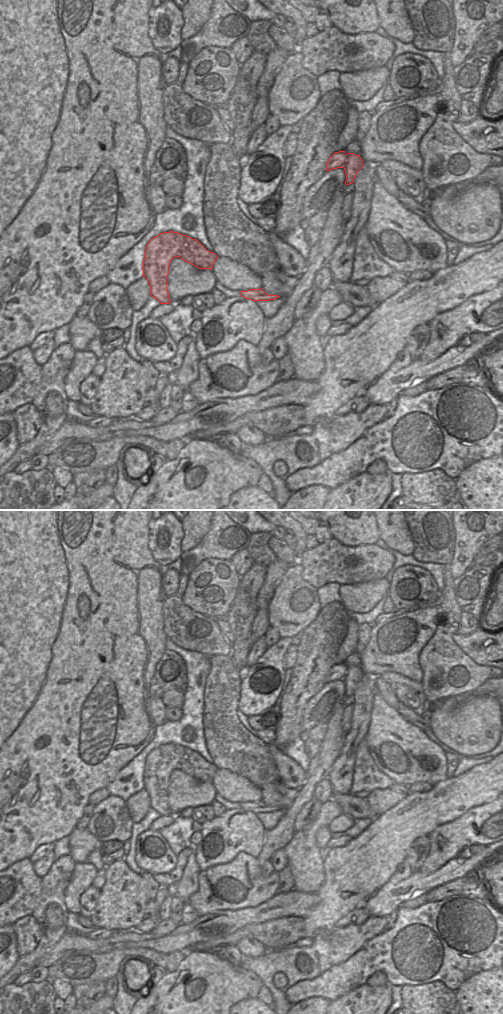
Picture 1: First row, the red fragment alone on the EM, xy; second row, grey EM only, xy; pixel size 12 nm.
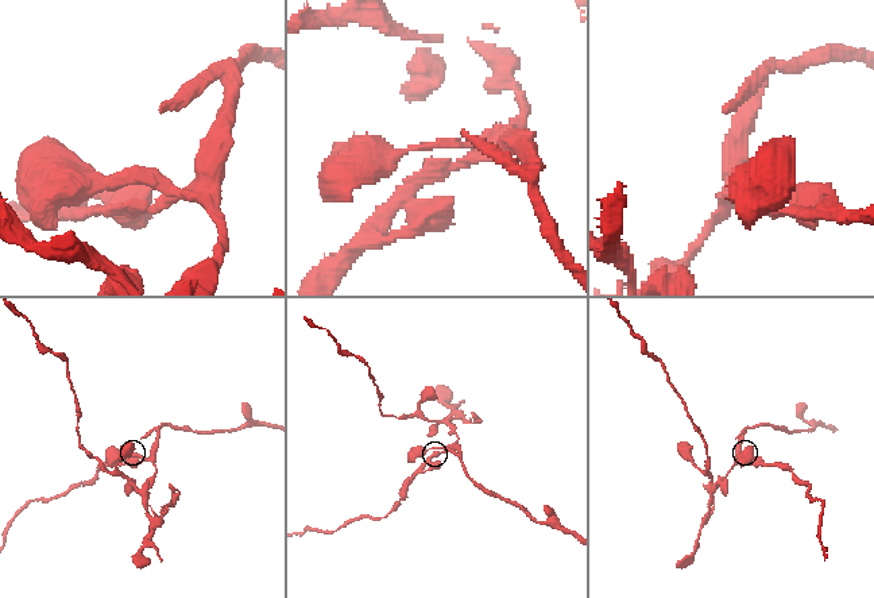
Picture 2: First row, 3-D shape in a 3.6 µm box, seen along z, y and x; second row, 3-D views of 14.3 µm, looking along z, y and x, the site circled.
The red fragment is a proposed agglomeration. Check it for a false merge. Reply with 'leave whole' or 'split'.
split

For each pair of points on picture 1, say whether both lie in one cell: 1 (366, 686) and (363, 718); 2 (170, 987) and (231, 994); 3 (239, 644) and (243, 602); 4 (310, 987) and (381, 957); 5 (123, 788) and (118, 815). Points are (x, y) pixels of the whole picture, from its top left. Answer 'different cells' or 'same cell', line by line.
1: same cell
2: same cell
3: same cell
4: same cell
5: different cells

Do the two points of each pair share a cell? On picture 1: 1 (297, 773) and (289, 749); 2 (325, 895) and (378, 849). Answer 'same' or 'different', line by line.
1: different
2: same

